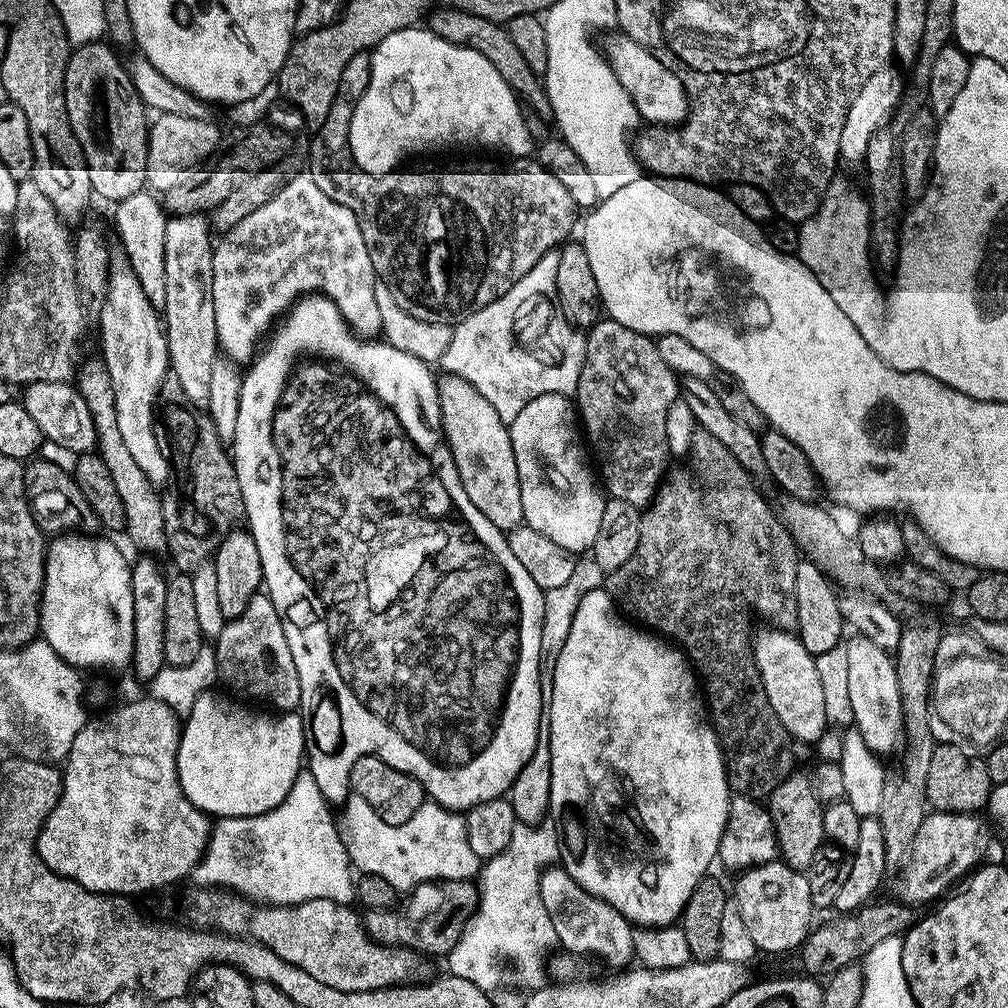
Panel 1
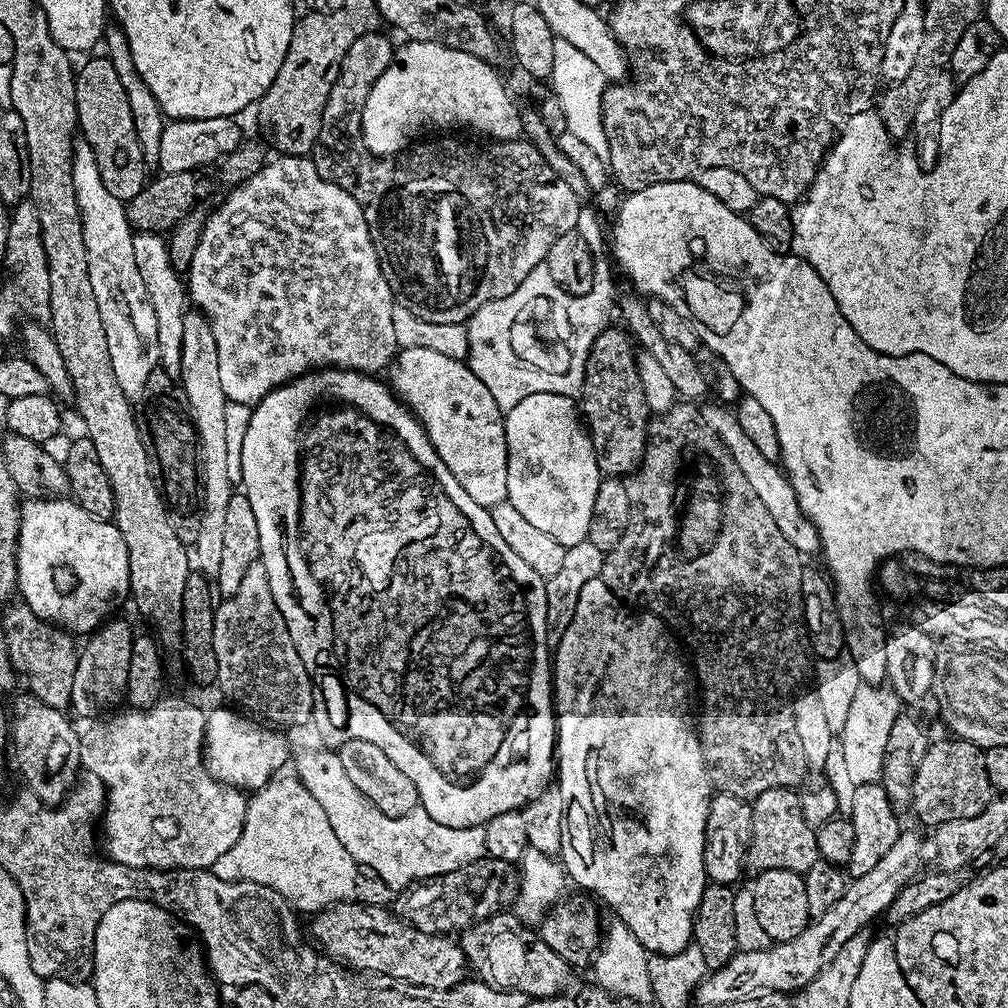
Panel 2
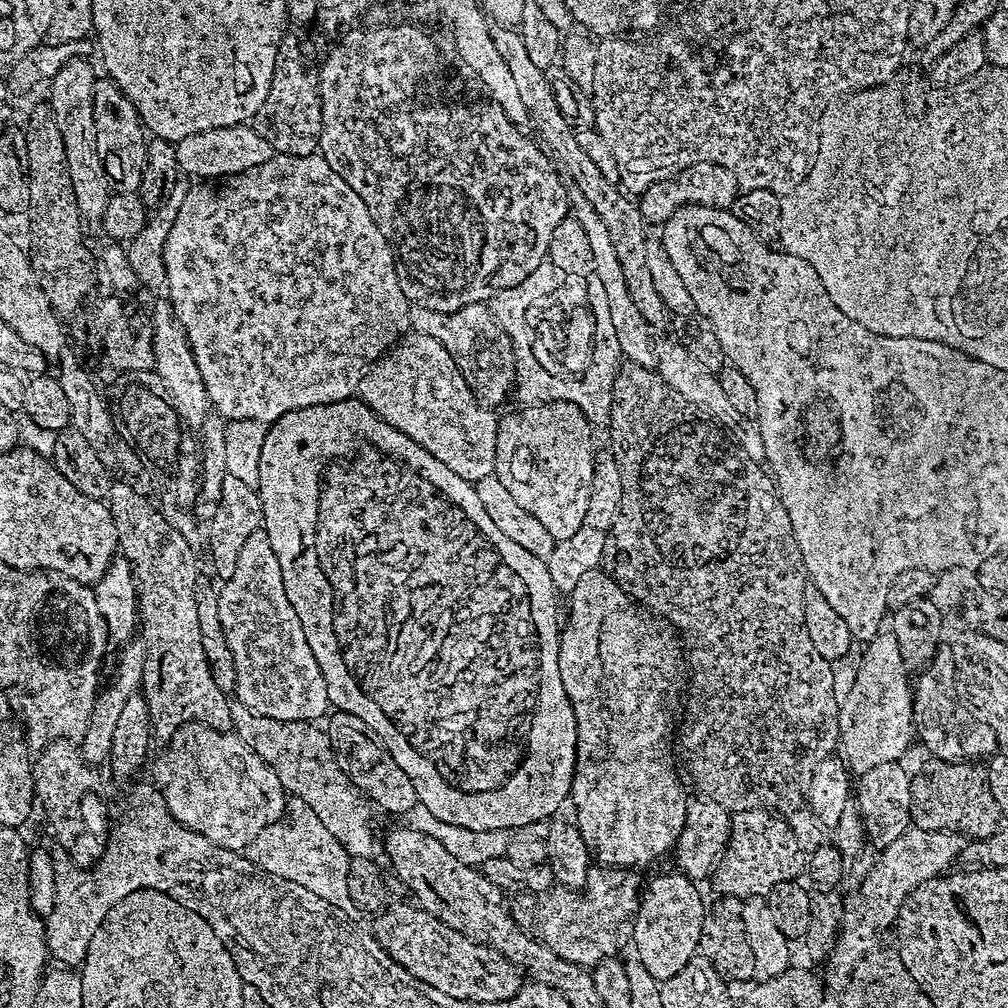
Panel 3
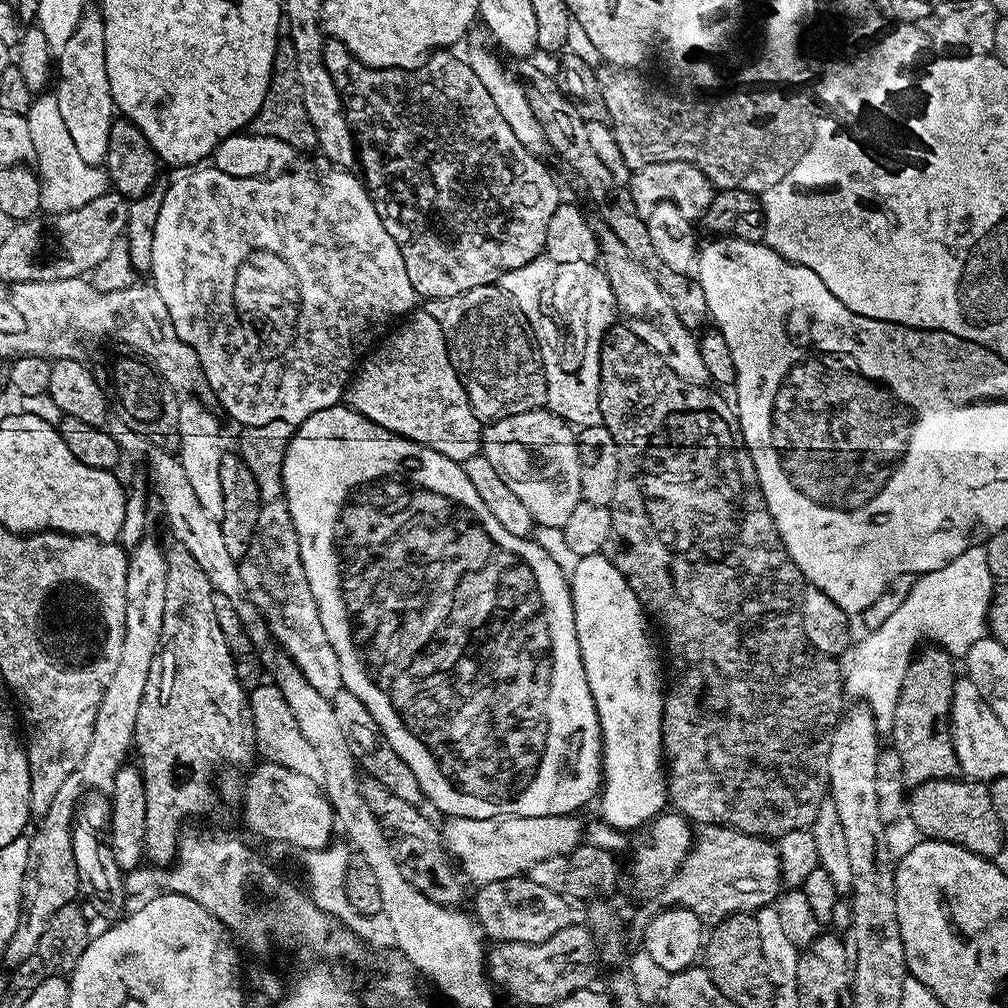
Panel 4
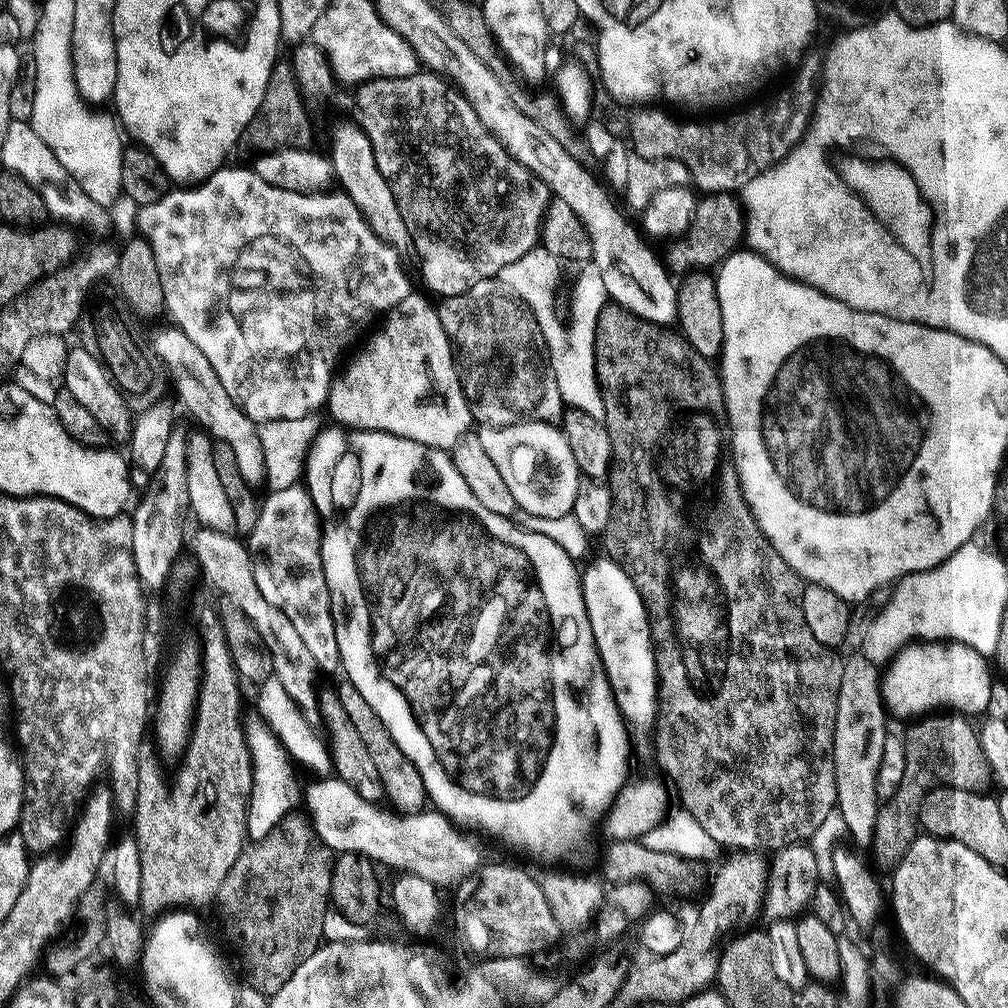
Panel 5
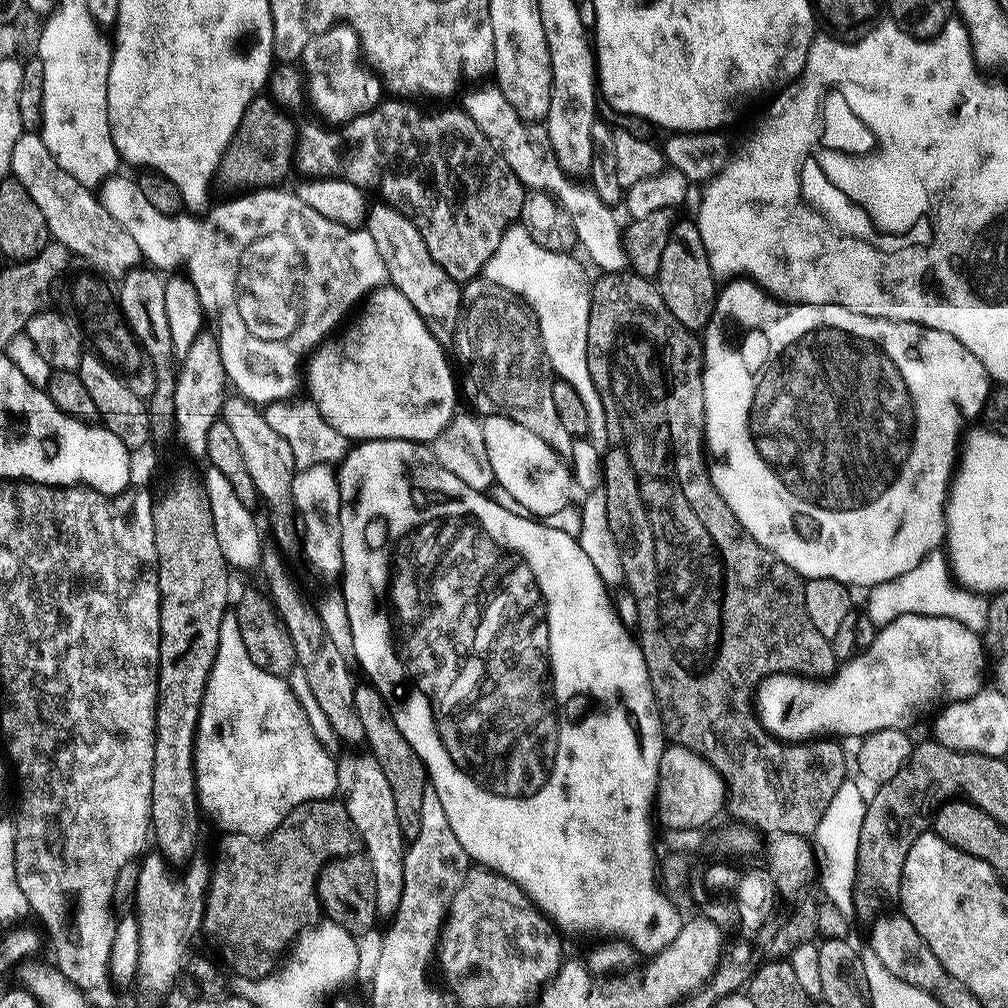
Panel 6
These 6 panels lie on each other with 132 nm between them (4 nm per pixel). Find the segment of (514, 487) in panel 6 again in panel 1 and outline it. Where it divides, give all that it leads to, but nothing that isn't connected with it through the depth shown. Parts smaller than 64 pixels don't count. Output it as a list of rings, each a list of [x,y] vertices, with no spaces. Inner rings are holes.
[[[556,392],[542,394],[526,402],[526,406],[522,406],[518,418],[511,420],[508,433],[512,439],[512,449],[518,466],[518,482],[524,511],[523,523],[538,530],[538,534],[546,534],[546,538],[558,542],[558,546],[562,546],[567,552],[587,553],[592,547],[594,538],[598,538],[598,526],[602,523],[606,496],[598,483],[597,473],[596,476],[592,473],[592,468],[584,457],[585,445],[582,443],[582,432],[578,427],[578,412],[573,401],[567,396],[559,396]]]

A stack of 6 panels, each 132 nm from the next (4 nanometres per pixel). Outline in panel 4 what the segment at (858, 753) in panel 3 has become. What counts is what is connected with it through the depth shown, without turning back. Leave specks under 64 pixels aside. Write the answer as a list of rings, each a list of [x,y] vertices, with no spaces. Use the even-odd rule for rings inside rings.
[[[983,547],[967,548],[946,566],[917,575],[914,583],[912,589],[907,589],[898,610],[894,610],[878,630],[868,632],[865,640],[857,639],[851,645],[846,656],[848,666],[846,662],[843,669],[847,695],[856,696],[852,698],[868,705],[876,717],[879,731],[884,734],[892,731],[894,706],[917,649],[928,641],[943,648],[953,658],[963,658],[974,642],[985,639],[989,627],[988,608],[994,591],[994,577],[990,574],[988,554]]]

